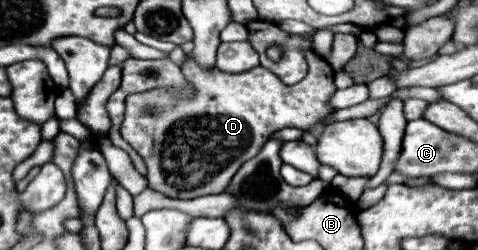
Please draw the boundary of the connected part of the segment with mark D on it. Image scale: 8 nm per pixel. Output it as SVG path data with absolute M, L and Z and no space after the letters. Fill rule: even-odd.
M310 52L308 56L308 74L294 86L286 86L284 82L280 82L280 78L276 78L270 70L258 66L252 68L248 72L242 74L226 74L220 72L218 68L212 70L202 70L200 66L196 66L196 62L188 56L186 64L182 66L182 74L186 78L186 82L192 84L194 88L194 98L182 98L178 94L174 94L174 90L170 88L156 88L150 92L142 92L142 94L132 94L125 101L124 122L120 126L120 134L126 138L126 142L130 146L136 148L136 152L142 156L142 160L148 166L148 188L166 194L168 198L182 198L182 200L190 200L190 198L198 198L198 196L206 196L206 194L220 194L228 188L232 176L238 172L238 168L254 158L260 148L262 142L266 142L274 132L282 130L282 128L302 128L302 130L310 130L314 128L322 118L326 118L332 108L328 106L330 96L334 94L334 70L330 68L330 64L316 56L314 52ZM138 100L148 100L146 106L154 106L156 112L160 114L150 114L144 110L138 110ZM180 124L188 124L184 128L180 128L180 144L176 144L176 126Z

